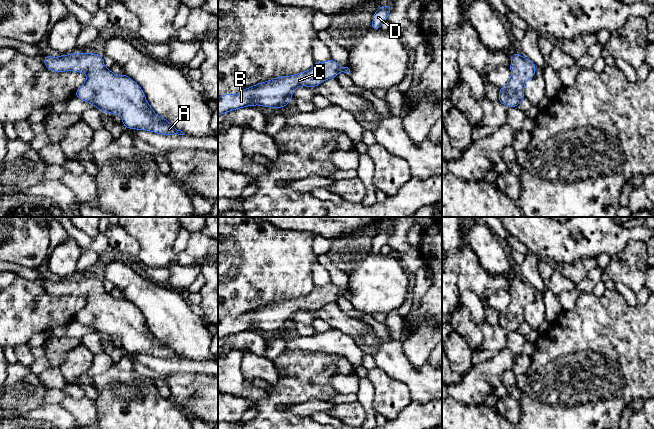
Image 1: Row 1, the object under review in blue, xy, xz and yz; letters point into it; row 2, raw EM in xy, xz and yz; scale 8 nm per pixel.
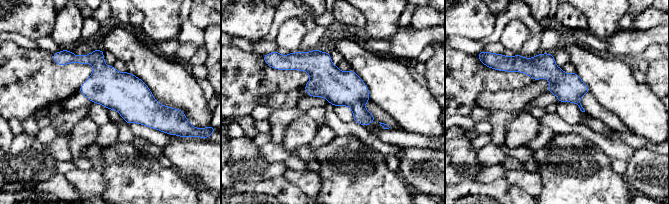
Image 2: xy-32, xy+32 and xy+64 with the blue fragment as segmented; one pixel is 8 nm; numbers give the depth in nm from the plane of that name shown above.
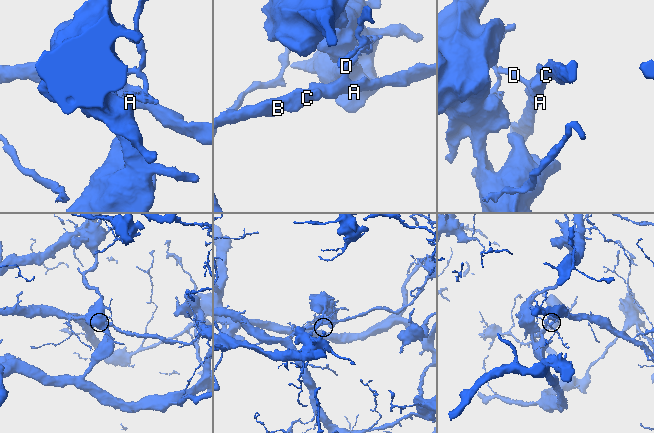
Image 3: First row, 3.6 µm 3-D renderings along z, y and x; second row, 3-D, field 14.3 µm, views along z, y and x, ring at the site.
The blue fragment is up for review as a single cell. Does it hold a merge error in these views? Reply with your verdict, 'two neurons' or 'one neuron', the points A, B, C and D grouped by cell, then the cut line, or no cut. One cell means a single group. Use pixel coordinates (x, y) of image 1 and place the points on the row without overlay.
one neuron | A B C D | no cut

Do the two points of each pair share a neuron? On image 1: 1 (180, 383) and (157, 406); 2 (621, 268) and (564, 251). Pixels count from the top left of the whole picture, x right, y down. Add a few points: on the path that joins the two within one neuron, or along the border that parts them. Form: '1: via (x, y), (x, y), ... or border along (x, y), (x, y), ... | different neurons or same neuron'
1: border along (171, 397), (188, 414) | different neurons
2: border along (629, 242), (621, 251), (611, 257) | different neurons

